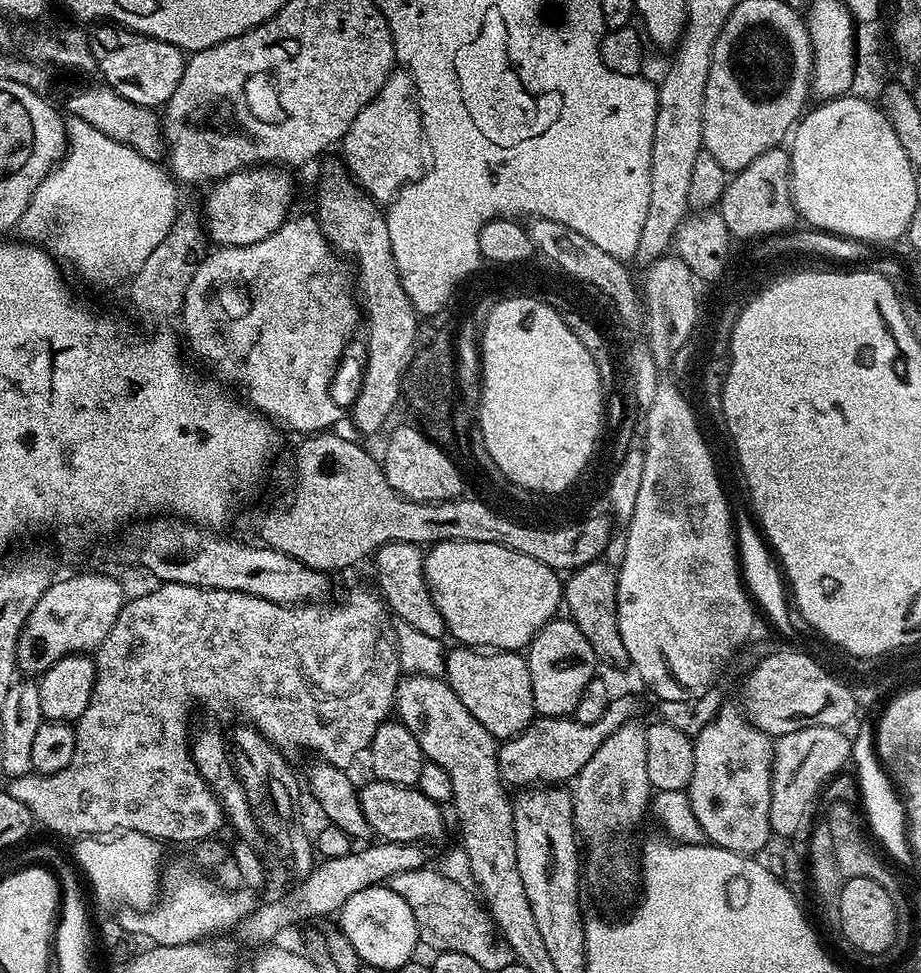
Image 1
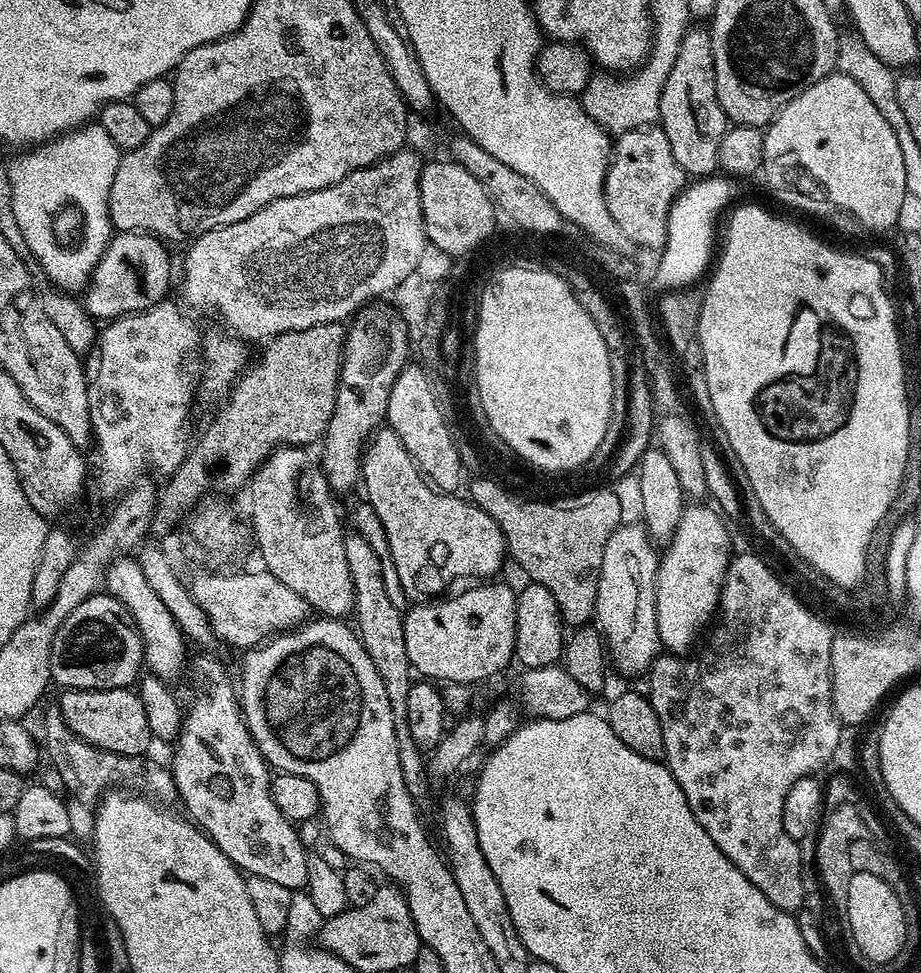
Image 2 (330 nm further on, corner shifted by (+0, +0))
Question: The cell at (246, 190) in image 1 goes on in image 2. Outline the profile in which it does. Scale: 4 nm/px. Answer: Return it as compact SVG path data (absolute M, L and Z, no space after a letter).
M116 232L109 240L106 250L100 255L100 260L92 268L87 285L82 292L82 303L85 310L100 322L107 322L118 316L127 316L130 312L141 312L147 308L161 303L168 292L168 287L173 287L172 260L168 257L165 241L152 235L151 232Z

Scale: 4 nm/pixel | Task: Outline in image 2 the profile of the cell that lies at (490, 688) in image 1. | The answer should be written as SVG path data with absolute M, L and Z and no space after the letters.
M476 582L473 588L460 592L457 596L445 595L432 598L429 604L416 602L403 613L406 634L406 654L413 669L421 677L432 682L475 685L476 680L488 680L496 676L508 663L513 663L516 655L516 593L515 587L496 582Z

